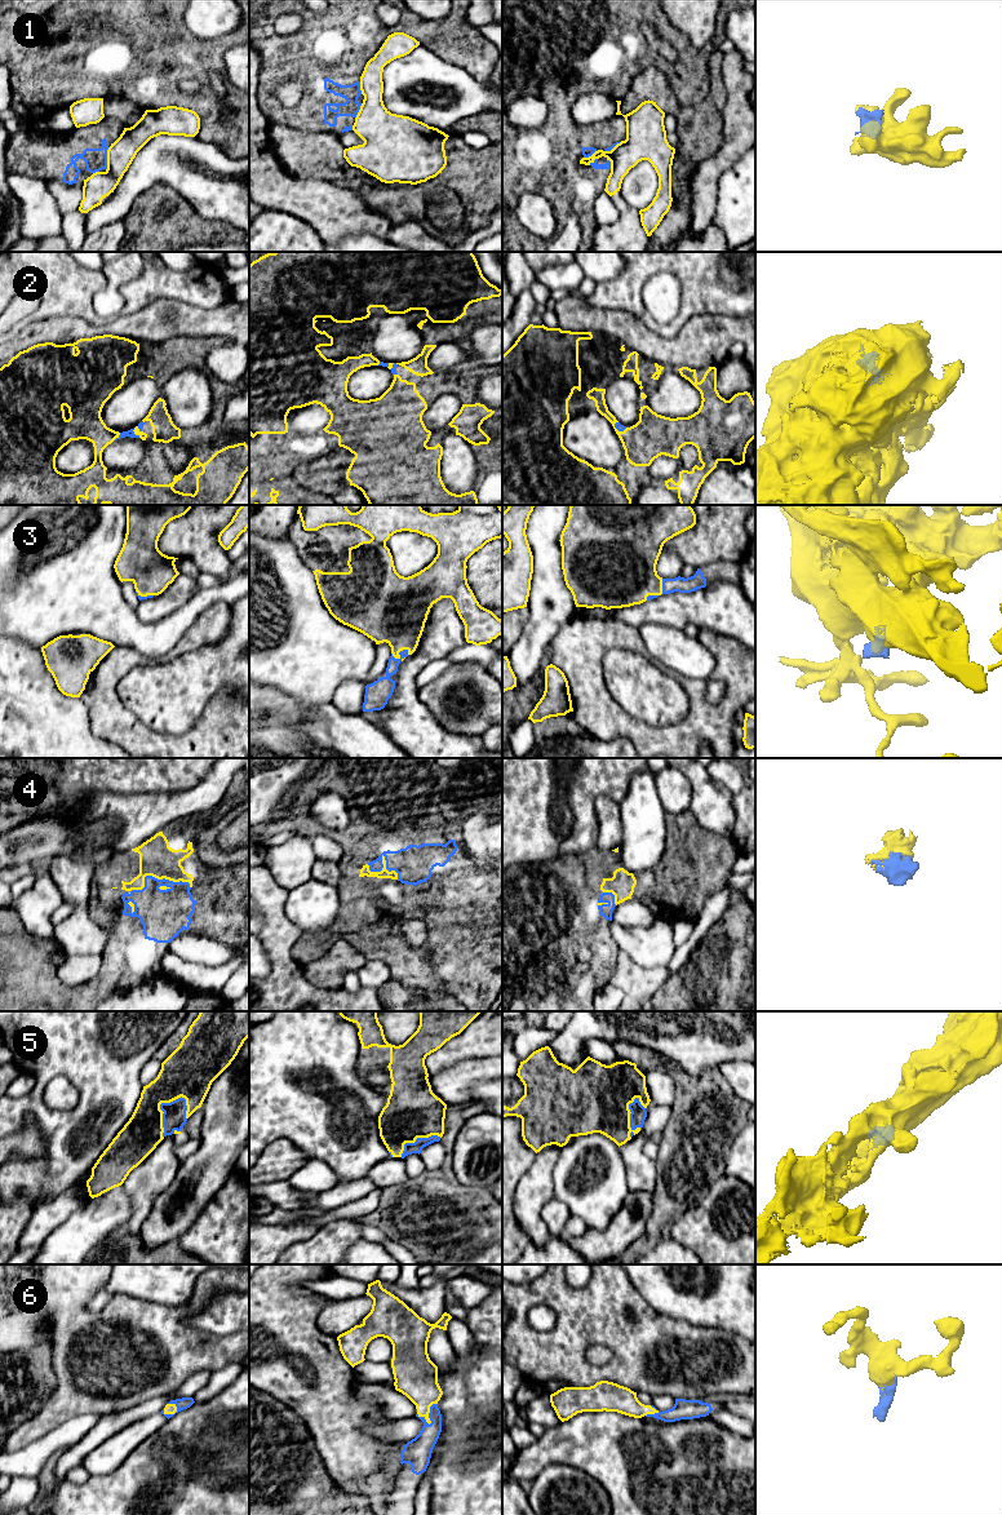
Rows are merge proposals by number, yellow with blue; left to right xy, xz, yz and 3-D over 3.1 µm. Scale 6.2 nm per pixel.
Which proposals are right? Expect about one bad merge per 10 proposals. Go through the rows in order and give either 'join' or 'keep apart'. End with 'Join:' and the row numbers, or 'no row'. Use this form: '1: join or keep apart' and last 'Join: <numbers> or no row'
1: keep apart
2: join
3: join
4: join
5: join
6: join
Join: 2, 3, 4, 5, 6

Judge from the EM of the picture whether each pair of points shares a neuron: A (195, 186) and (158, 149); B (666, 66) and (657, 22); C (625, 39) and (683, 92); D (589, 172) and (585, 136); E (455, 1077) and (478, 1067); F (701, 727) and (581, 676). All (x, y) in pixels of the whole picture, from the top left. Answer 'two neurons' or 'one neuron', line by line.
A: one neuron
B: one neuron
C: one neuron
D: one neuron
E: one neuron
F: one neuron

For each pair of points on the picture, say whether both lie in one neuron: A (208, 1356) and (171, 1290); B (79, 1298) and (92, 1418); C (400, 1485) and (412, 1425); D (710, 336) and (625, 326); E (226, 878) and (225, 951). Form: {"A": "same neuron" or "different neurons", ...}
{"A": "different neurons", "B": "different neurons", "C": "different neurons", "D": "same neuron", "E": "different neurons"}

